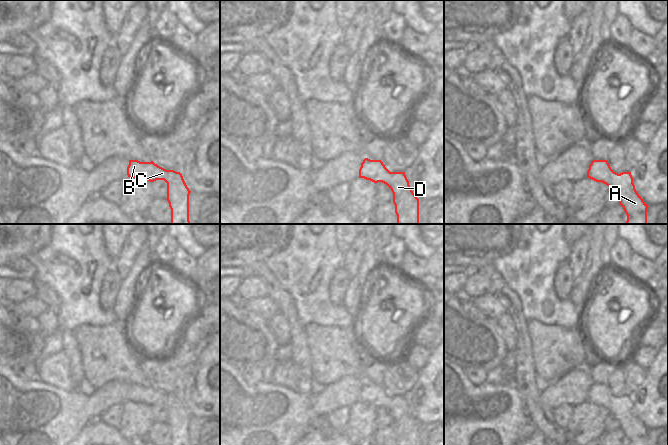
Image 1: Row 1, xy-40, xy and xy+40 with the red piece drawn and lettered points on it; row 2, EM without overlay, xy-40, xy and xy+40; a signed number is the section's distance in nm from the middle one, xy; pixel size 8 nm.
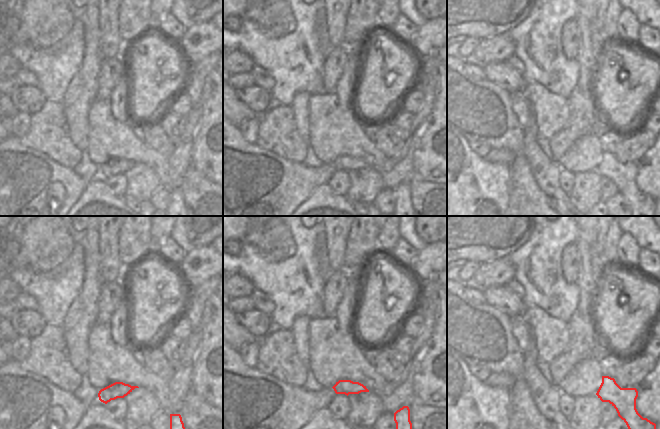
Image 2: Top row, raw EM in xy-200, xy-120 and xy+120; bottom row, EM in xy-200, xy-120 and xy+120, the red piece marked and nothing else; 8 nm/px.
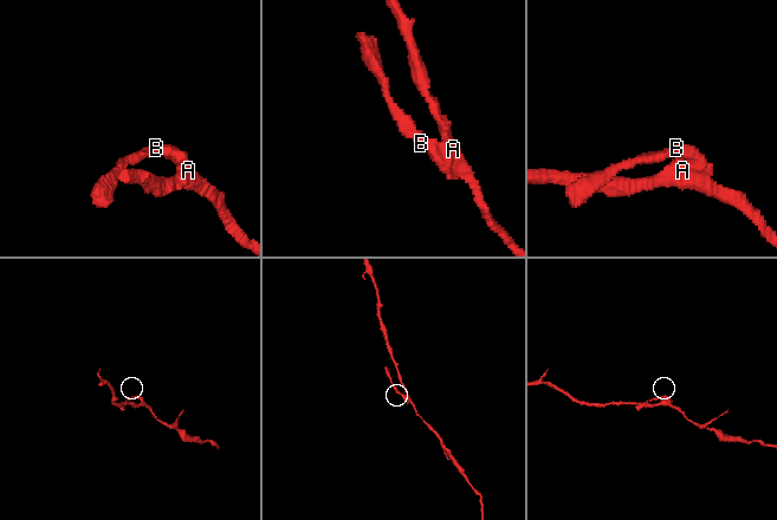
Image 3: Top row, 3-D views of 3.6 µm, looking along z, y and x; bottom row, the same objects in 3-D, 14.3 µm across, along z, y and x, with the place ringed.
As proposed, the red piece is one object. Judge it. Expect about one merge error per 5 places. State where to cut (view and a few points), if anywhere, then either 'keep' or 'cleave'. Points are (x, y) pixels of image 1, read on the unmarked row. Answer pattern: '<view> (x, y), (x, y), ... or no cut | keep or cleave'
no cut | keep

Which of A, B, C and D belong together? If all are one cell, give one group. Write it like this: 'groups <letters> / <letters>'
groups A B C D

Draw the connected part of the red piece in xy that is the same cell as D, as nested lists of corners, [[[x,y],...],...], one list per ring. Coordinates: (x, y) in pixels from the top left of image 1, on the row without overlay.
[[[365,382],[359,402],[386,408],[393,417],[397,445],[419,445],[419,423],[413,417],[405,396],[390,396],[381,384]]]

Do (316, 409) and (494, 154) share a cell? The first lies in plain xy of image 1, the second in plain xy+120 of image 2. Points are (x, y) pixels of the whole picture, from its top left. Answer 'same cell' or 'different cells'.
different cells

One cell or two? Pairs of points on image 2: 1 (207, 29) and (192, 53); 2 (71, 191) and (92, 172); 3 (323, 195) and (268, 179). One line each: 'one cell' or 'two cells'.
1: one cell
2: two cells
3: two cells

